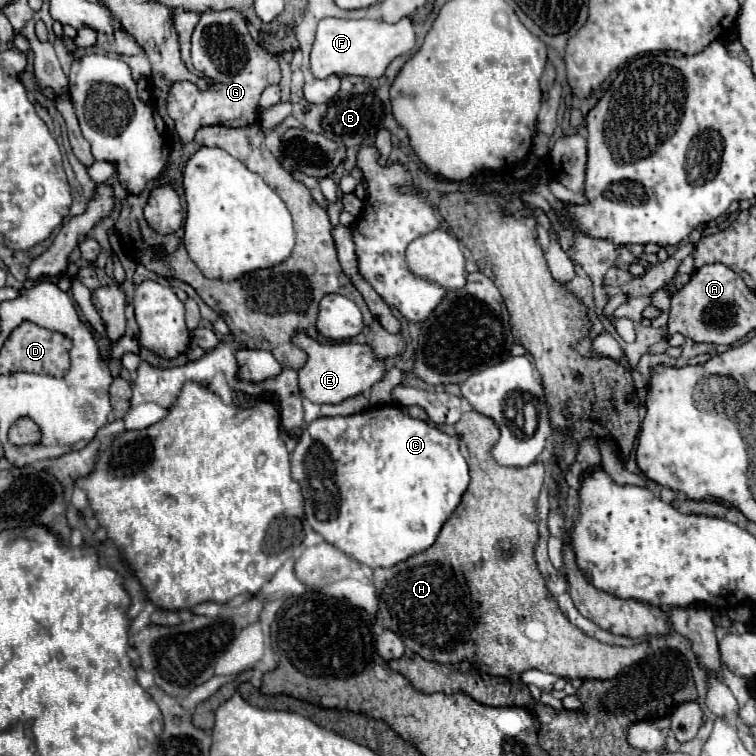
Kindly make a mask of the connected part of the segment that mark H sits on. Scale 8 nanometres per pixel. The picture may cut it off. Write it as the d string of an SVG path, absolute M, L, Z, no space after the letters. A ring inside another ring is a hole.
M464 412L458 424L442 426L442 432L462 434L462 456L466 456L470 466L470 488L462 498L462 504L454 510L454 514L442 526L436 542L430 546L430 552L424 550L420 554L410 556L408 560L392 566L392 568L376 568L374 584L378 588L378 624L396 632L402 642L416 654L420 654L428 662L446 664L448 662L448 642L446 642L446 620L462 620L462 614L474 618L474 626L470 630L470 640L476 650L478 668L490 676L510 676L522 674L526 670L542 670L566 680L610 680L618 676L624 668L642 660L648 652L648 642L640 642L634 646L612 646L604 644L592 636L586 636L580 628L576 628L560 610L556 600L550 600L552 594L546 588L546 580L538 570L534 558L534 546L538 544L538 510L536 500L542 490L544 466L542 462L530 464L526 468L506 468L500 466L490 450L500 438L498 424L476 412ZM540 626L540 638L530 636L528 628Z

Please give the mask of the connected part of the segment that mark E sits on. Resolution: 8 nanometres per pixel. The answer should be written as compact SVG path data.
M296 332L292 342L308 354L308 362L298 370L298 376L302 396L314 404L338 404L370 390L384 376L384 360L378 360L366 344L320 344L308 332Z

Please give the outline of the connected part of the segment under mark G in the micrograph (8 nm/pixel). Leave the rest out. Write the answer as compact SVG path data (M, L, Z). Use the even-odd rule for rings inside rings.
M204 12L192 34L192 64L198 72L214 80L212 90L198 90L192 82L178 82L168 92L168 114L174 120L176 132L182 144L194 140L194 134L202 126L248 126L258 116L258 100L266 86L278 84L280 68L274 54L262 50L246 28L246 20L240 12Z

